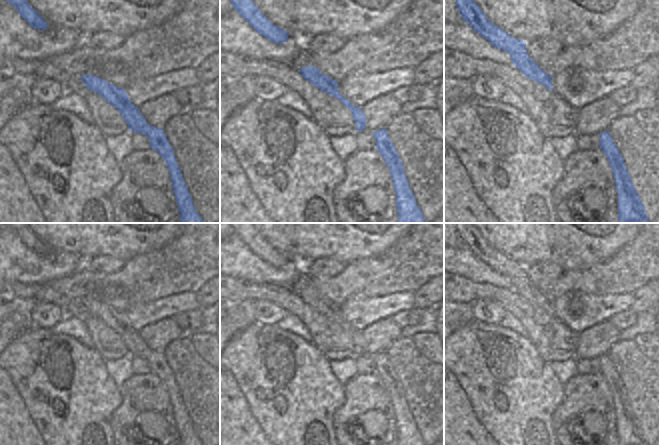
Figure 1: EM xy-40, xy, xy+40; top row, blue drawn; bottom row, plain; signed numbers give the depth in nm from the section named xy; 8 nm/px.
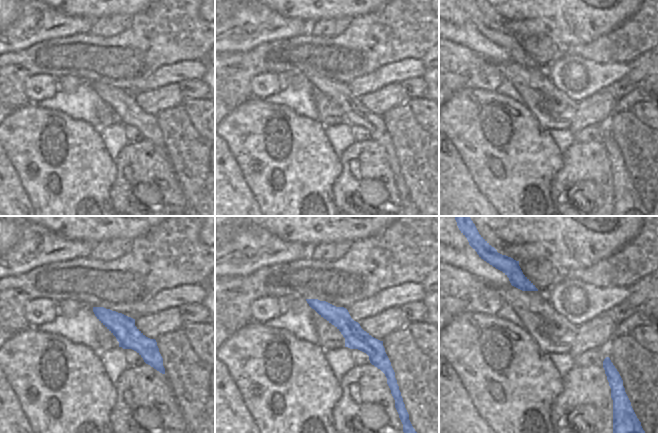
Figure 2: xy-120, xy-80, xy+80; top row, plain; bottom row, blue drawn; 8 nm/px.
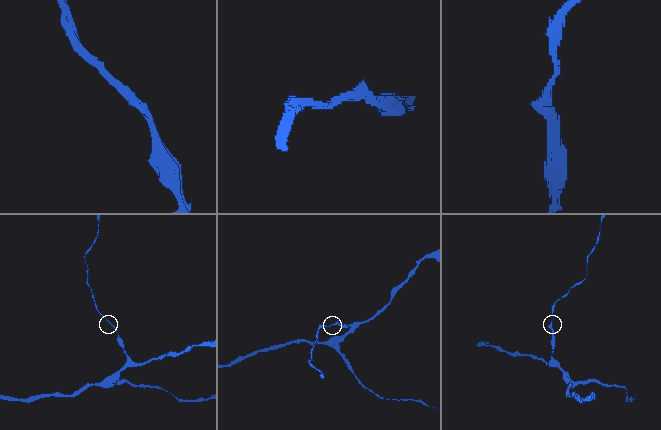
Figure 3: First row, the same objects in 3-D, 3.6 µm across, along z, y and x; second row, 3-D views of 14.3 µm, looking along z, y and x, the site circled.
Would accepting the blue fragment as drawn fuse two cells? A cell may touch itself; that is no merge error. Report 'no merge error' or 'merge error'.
no merge error

